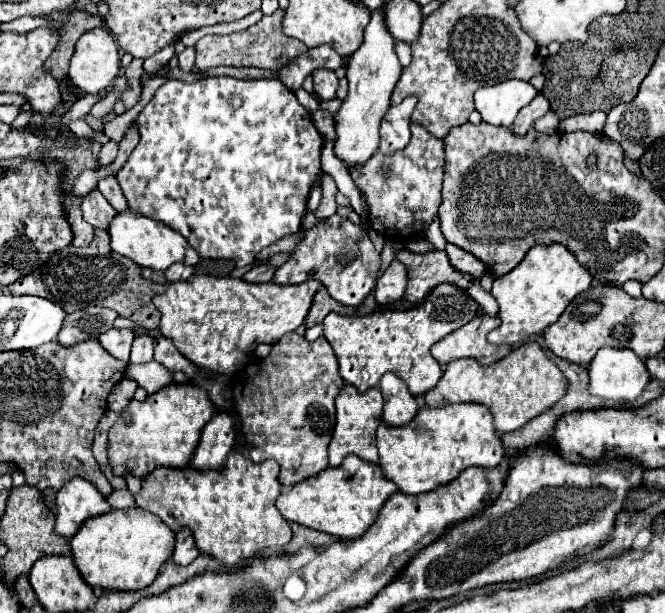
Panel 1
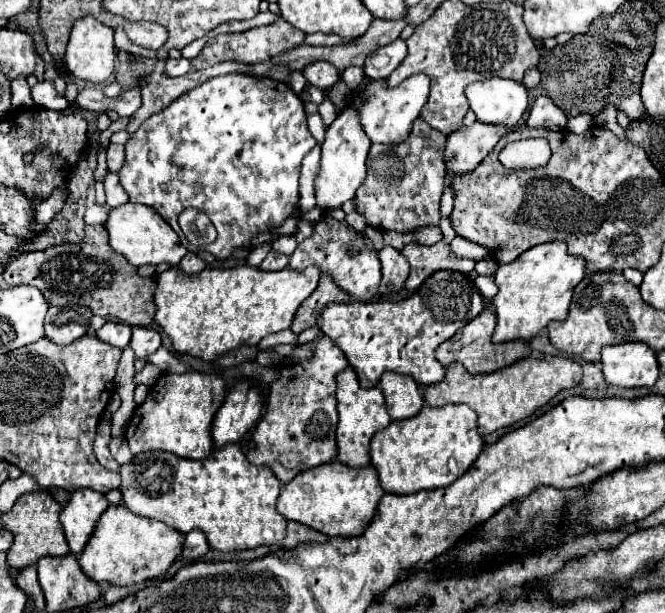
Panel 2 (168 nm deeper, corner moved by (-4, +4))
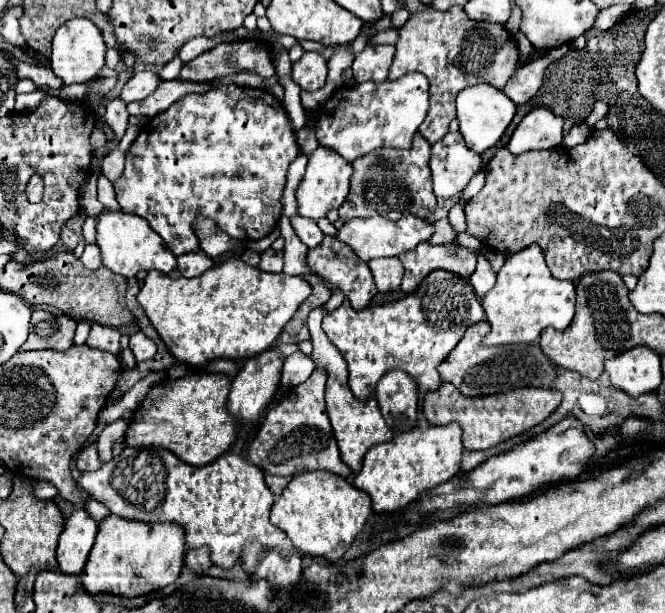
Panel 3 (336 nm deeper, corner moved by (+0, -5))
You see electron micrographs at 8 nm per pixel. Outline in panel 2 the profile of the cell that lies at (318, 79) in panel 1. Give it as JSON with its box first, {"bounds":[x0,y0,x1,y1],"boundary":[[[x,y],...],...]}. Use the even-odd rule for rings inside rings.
{"bounds":[303,60,339,90],"boundary":[[[325,60],[309,64],[309,68],[305,68],[303,74],[311,86],[317,86],[321,90],[329,90],[335,82],[339,82],[339,70]]]}

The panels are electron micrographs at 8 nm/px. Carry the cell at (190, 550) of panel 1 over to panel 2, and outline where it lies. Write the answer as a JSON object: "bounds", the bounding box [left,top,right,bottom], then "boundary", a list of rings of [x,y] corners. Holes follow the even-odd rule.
{"bounds":[183,530,209,560],"boundary":[[[193,530],[185,536],[185,546],[183,546],[183,558],[185,560],[197,560],[209,552],[209,542],[201,530]]]}

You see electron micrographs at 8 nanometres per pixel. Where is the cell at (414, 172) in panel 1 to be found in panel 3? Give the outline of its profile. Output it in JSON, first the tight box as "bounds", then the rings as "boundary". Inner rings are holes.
{"bounds":[339,133,437,221],"boundary":[[[419,133],[413,139],[411,149],[389,149],[385,155],[369,153],[355,159],[353,175],[351,175],[351,189],[345,199],[345,205],[339,207],[339,217],[343,221],[355,217],[371,217],[371,215],[385,215],[391,221],[401,219],[401,215],[411,213],[415,217],[431,217],[435,211],[437,199],[431,187],[431,171],[429,171],[429,157],[431,145]]]}

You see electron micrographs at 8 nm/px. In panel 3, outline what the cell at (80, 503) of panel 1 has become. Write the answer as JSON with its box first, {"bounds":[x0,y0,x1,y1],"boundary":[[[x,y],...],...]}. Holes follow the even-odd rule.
{"bounds":[57,509,97,575],"boundary":[[[77,509],[67,521],[59,537],[57,561],[59,571],[65,575],[79,575],[87,563],[87,555],[93,547],[97,533],[97,521],[89,517],[83,509]]]}

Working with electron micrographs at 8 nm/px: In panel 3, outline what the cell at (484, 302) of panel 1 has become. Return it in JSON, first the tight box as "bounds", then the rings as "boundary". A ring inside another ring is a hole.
{"bounds":[471,253,495,297],"boundary":[[[479,253],[479,263],[477,263],[475,273],[471,275],[471,285],[479,297],[483,297],[485,291],[489,291],[495,285],[495,271],[491,269],[491,265],[483,253]]]}

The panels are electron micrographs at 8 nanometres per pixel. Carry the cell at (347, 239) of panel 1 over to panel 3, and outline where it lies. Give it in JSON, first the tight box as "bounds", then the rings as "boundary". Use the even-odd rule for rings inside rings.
{"bounds":[307,237,375,309],"boundary":[[[325,237],[321,245],[309,251],[307,259],[317,275],[329,279],[345,293],[353,309],[365,309],[375,293],[373,275],[369,273],[367,263],[359,261],[353,253],[345,253],[349,251],[345,251],[333,237]]]}

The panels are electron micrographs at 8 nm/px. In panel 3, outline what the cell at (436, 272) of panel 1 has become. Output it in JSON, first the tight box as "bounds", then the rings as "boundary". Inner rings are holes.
{"bounds":[399,241,477,293],"boundary":[[[425,241],[417,245],[415,251],[401,253],[399,259],[405,267],[401,283],[401,289],[405,293],[411,293],[435,269],[445,269],[467,279],[471,277],[477,265],[477,253],[471,253],[465,247],[459,247],[457,243],[431,245]]]}

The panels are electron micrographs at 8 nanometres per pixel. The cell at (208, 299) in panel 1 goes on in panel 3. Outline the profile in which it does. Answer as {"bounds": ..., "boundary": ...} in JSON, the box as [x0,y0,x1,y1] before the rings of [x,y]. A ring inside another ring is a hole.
{"bounds":[137,257,311,365],"boundary":[[[231,257],[223,263],[213,265],[203,275],[191,279],[183,277],[177,269],[173,273],[149,271],[143,281],[143,287],[139,289],[137,301],[175,359],[191,365],[205,365],[213,359],[241,361],[269,349],[277,341],[285,323],[297,311],[297,307],[309,297],[309,293],[311,287],[303,277],[291,277],[285,273],[265,273],[259,267],[247,265],[243,259]]]}

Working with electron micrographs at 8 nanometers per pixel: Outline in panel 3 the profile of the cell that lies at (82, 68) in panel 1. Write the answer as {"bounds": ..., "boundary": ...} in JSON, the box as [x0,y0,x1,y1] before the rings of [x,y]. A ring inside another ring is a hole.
{"bounds":[49,19,105,85],"boundary":[[[71,19],[63,23],[55,37],[53,37],[53,53],[51,53],[51,63],[49,67],[57,77],[63,79],[65,85],[71,83],[85,83],[97,77],[99,69],[105,65],[105,43],[101,39],[101,31],[95,27],[93,21],[89,19]]]}

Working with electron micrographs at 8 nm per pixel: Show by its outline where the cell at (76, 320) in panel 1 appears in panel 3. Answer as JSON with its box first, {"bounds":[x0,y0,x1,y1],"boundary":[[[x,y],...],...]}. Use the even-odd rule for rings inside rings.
{"bounds":[19,309,75,351],"boundary":[[[35,309],[31,315],[29,339],[21,345],[19,351],[37,351],[53,349],[67,351],[73,345],[75,321],[67,315],[53,315],[43,309]]]}

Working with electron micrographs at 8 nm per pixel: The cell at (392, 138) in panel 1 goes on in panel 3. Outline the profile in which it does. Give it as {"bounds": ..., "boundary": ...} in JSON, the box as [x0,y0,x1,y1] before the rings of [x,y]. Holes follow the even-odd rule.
{"bounds":[315,73,429,161],"boundary":[[[405,73],[395,81],[357,83],[337,89],[319,111],[315,135],[321,147],[339,153],[347,161],[377,149],[401,147],[409,149],[413,135],[429,111],[429,81],[421,73]]]}

